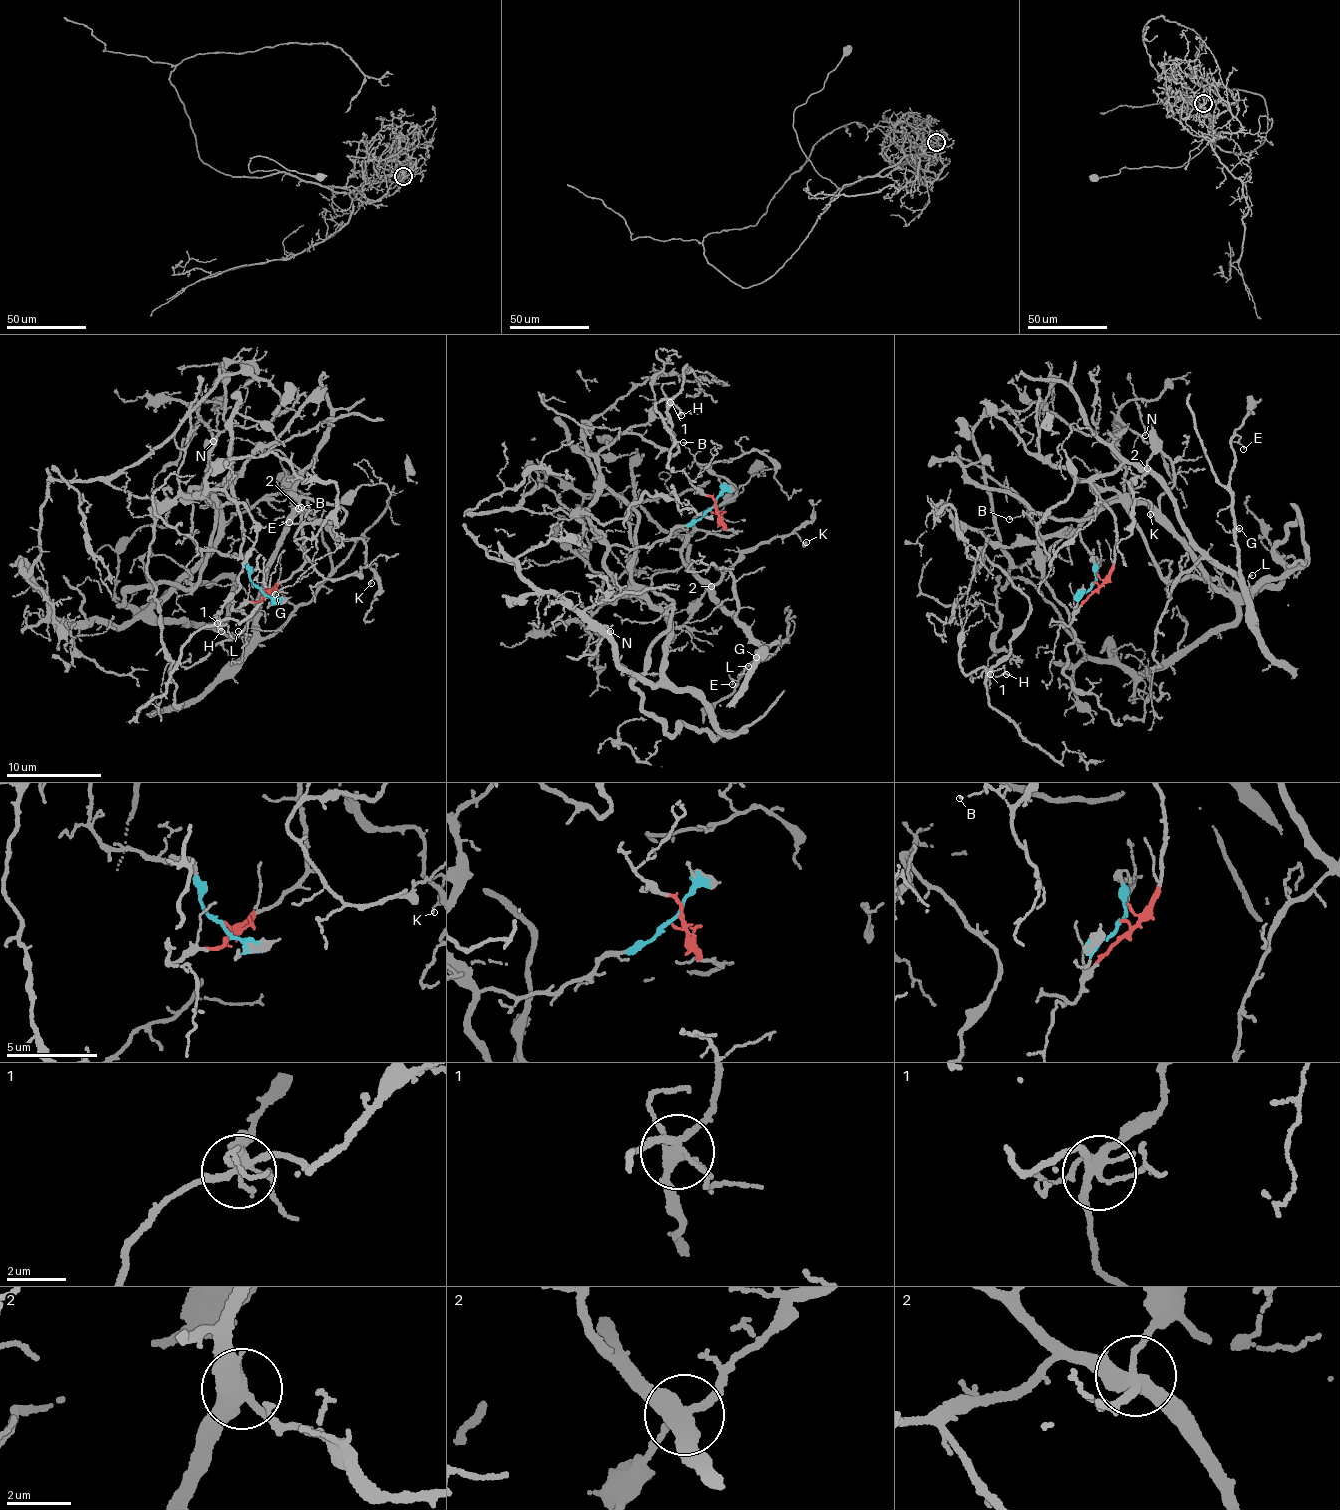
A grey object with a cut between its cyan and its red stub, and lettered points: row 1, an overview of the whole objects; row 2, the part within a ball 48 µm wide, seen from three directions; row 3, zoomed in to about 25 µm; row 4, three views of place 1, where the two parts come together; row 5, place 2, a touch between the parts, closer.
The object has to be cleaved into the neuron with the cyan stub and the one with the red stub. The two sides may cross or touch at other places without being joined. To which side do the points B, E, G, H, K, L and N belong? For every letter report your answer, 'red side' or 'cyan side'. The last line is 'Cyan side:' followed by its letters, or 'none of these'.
B: red side
E: red side
G: red side
H: cyan side
K: cyan side
L: red side
N: cyan side
Cyan side: H, K, N

